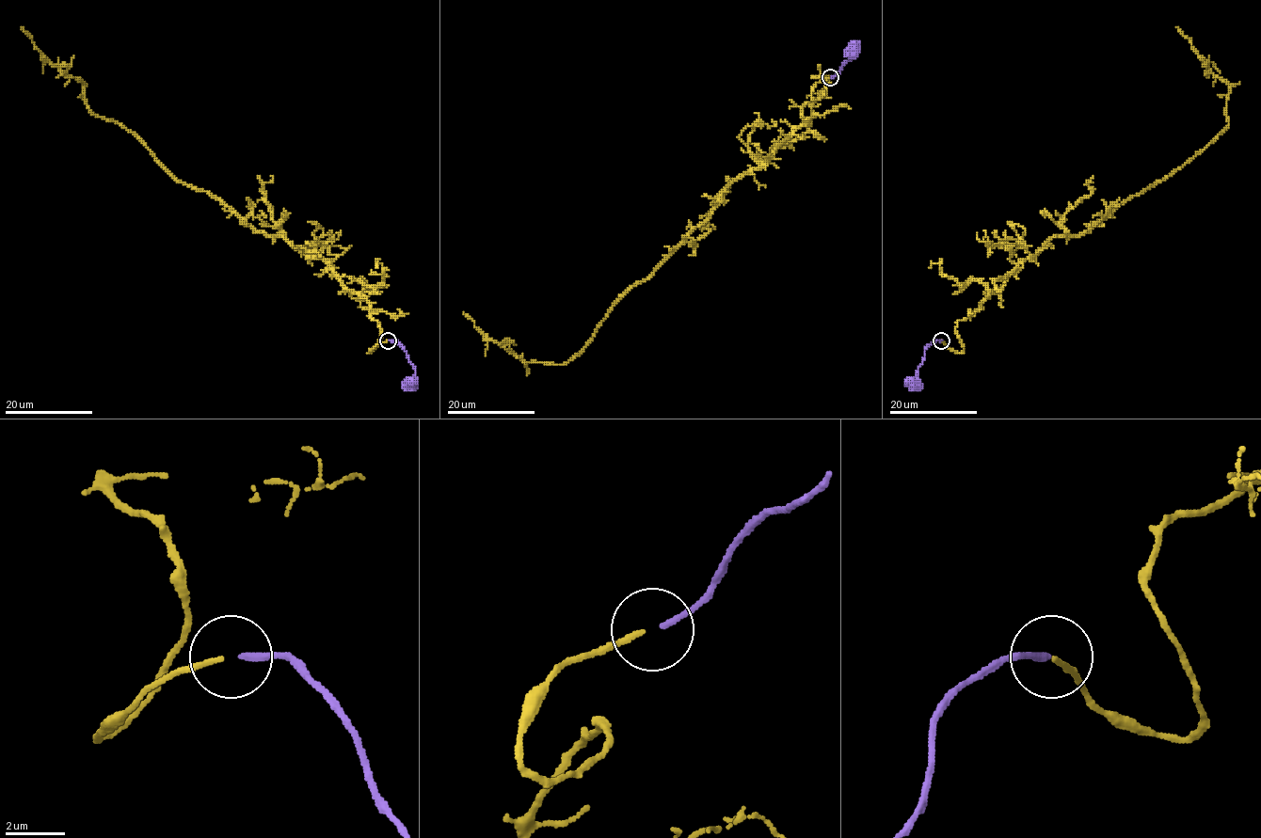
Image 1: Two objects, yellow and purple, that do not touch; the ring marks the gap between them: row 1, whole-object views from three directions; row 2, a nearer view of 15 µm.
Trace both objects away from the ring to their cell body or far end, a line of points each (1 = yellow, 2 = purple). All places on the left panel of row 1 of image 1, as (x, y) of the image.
1: (387, 340), (369, 353), (381, 335), (362, 295), (181, 182), (21, 26)
2: (390, 340), (396, 340), (405, 349), (414, 369), (411, 384)

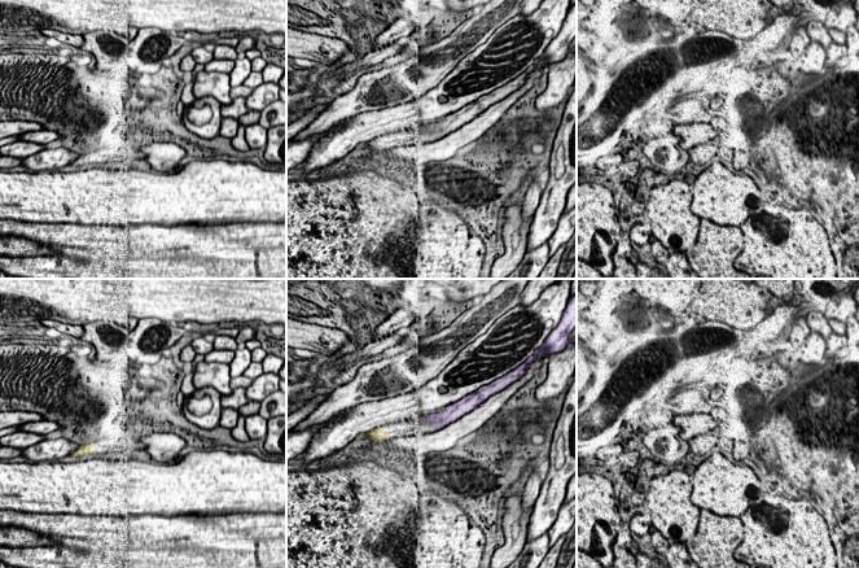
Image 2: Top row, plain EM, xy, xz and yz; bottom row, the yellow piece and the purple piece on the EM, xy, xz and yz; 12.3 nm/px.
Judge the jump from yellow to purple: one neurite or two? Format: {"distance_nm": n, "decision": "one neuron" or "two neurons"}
{"distance_nm": 500, "decision": "one neuron"}

